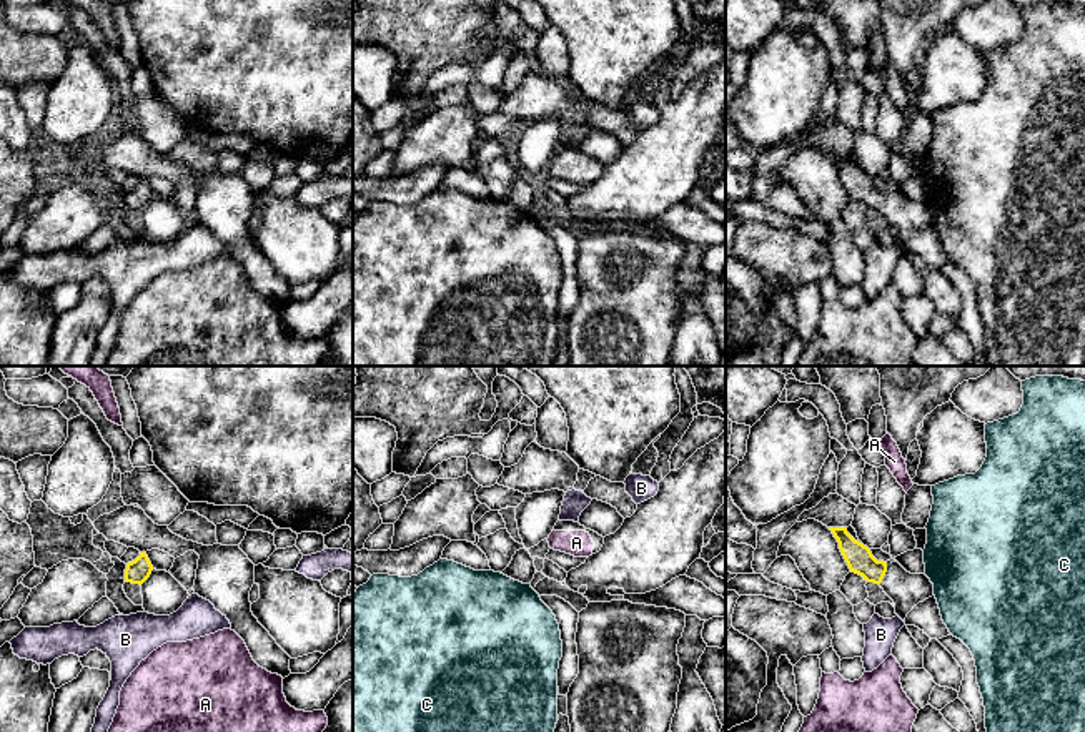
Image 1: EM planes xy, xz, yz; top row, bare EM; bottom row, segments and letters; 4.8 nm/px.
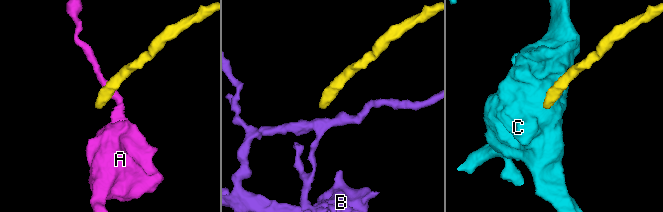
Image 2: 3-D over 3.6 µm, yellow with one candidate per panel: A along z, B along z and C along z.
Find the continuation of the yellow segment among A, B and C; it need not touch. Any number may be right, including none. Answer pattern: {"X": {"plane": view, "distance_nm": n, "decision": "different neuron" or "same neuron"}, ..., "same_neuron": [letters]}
{"A": {"plane": "xy", "distance_nm": 300, "decision": "different neuron"}, "B": {"plane": "xy", "distance_nm": 140, "decision": "different neuron"}, "C": {"plane": "yz", "distance_nm": 180, "decision": "different neuron"}, "same_neuron": []}

